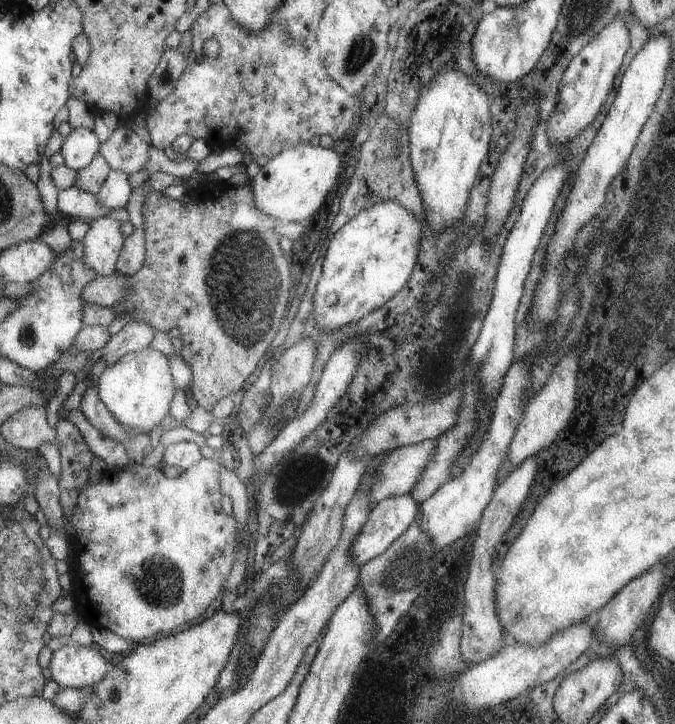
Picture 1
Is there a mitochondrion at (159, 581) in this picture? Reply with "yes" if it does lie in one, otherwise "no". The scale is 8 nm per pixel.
yes

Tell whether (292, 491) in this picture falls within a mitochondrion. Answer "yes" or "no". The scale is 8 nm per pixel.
yes

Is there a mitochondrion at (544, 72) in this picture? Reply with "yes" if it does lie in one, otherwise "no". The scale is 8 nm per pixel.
no

